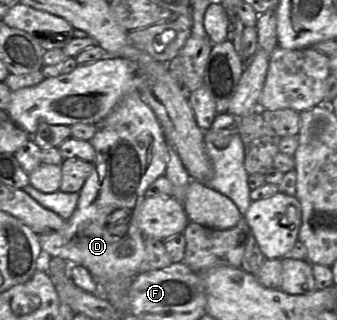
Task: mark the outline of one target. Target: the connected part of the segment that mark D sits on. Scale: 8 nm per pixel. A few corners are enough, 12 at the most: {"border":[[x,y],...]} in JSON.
{"border":[[139,92],[96,123],[93,170],[45,254],[100,287],[146,258],[137,216],[168,142]]}

